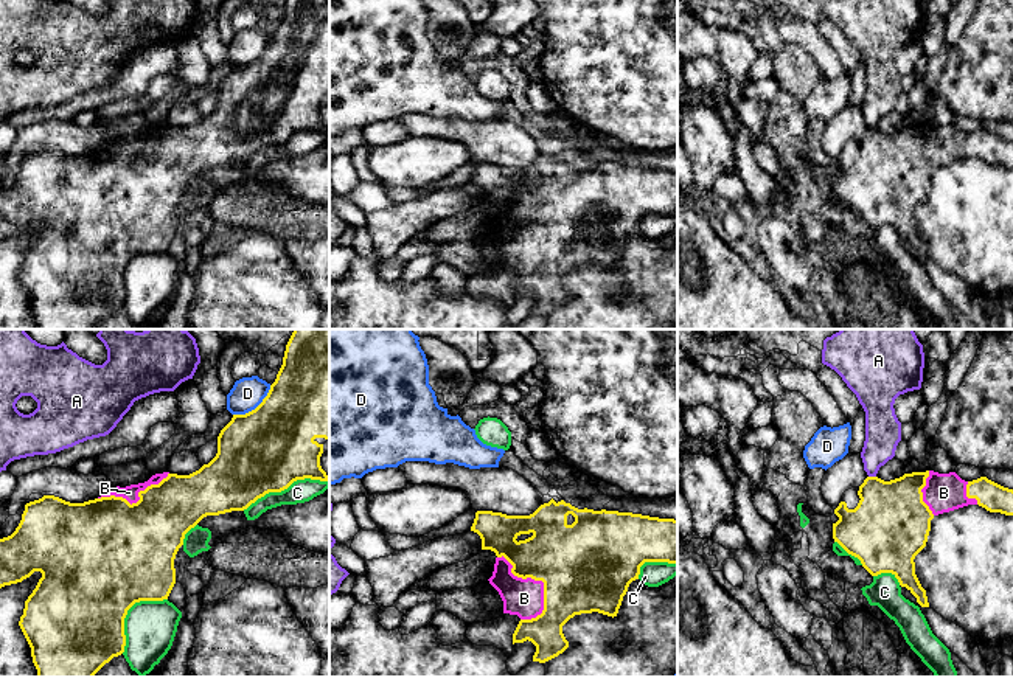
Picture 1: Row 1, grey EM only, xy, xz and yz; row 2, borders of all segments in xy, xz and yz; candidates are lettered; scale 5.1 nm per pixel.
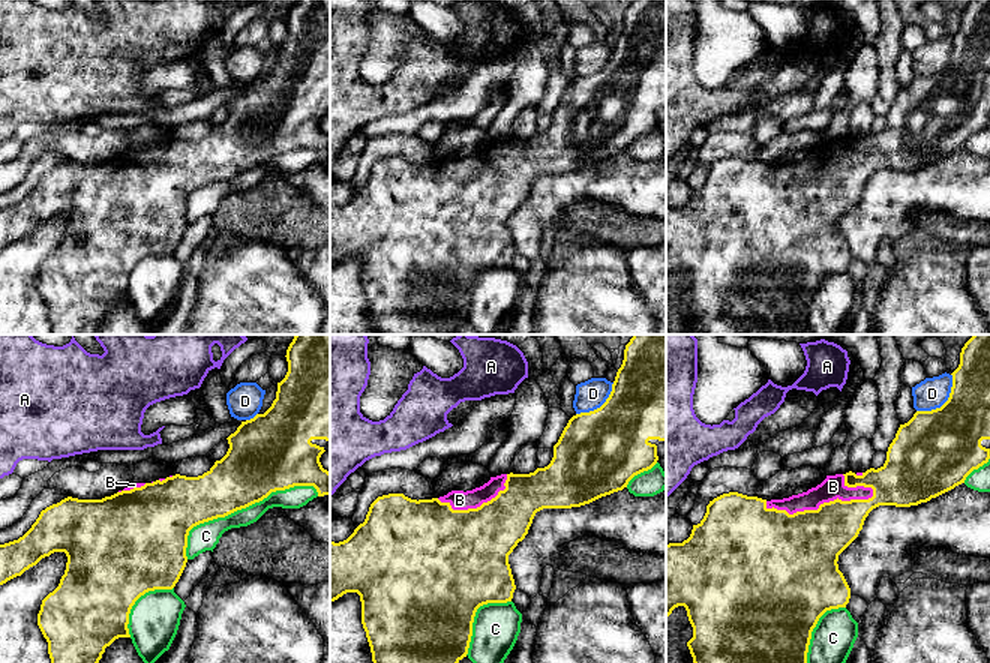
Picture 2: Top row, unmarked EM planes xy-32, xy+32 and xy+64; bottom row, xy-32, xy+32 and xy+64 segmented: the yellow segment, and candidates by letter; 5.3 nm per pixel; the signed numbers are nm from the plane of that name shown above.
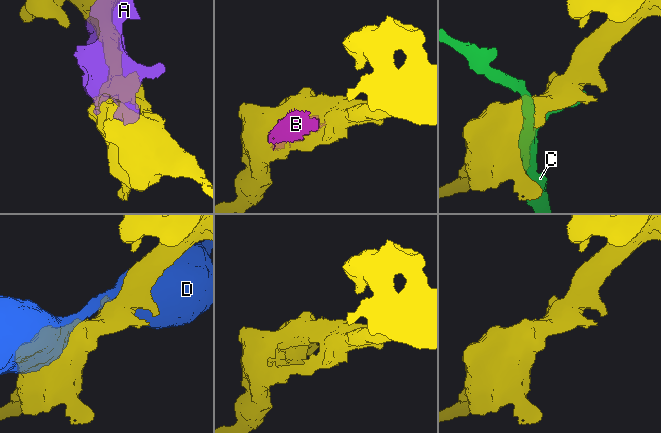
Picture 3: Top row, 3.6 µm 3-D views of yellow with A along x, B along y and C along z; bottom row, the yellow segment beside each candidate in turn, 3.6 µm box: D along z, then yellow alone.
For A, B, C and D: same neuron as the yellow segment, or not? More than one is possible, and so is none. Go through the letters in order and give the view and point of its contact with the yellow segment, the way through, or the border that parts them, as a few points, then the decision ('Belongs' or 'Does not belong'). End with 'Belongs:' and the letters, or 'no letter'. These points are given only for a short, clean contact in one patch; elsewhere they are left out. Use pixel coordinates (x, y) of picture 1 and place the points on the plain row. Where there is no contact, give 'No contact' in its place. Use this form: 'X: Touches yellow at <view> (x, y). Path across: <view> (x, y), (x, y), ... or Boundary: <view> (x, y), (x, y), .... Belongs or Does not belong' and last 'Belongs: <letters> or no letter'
A: Touches yellow at yz (872, 129). Does not belong
B: Touches yellow at xz (535, 232). Belongs
C: Touches yellow at xy (285, 140). Does not belong
D: Touches yellow at xy (257, 59). Does not belong
Belongs: B

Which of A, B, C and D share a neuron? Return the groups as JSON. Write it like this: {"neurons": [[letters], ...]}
{"neurons": [["A"], ["B"], ["C"], ["D"]]}

